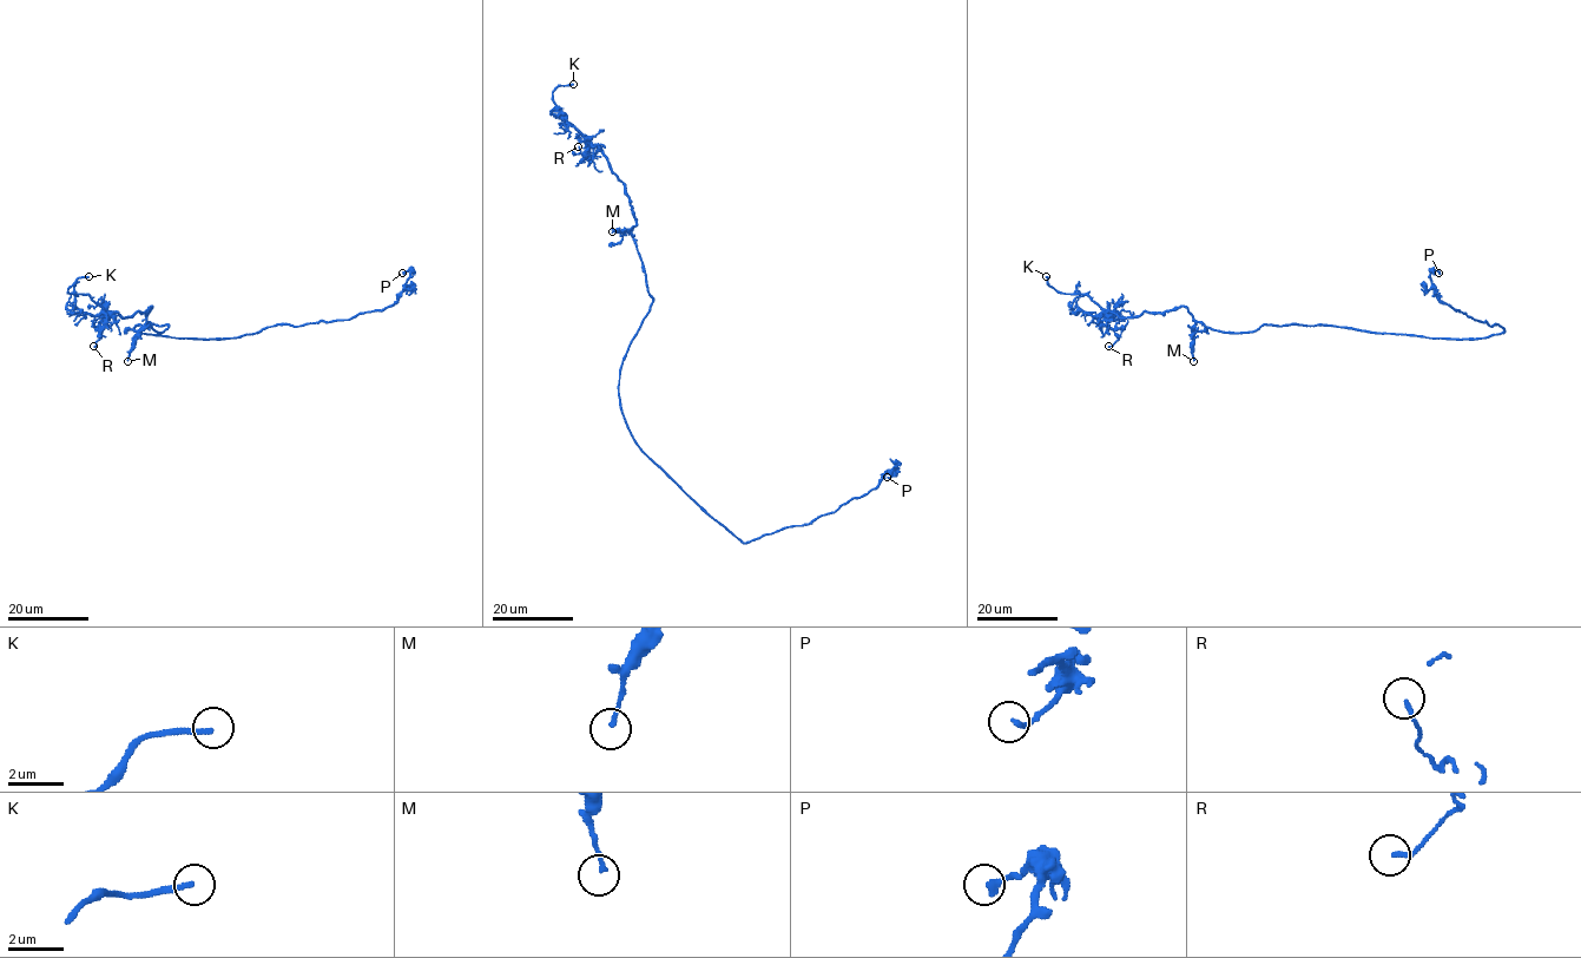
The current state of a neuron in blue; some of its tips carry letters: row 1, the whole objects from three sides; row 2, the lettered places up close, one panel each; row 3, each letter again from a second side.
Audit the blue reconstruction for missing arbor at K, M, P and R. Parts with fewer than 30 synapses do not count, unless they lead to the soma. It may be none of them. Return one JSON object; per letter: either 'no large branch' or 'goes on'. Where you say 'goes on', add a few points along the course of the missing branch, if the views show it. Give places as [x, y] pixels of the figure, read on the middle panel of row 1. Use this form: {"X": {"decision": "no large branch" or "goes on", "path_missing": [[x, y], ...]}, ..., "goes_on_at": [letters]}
{"K": {"decision": "goes on", "path_missing": [[573, 84], [592, 81], [613, 72], [619, 52], [625, 58], [625, 52]]}, "M": {"decision": "no large branch"}, "P": {"decision": "no large branch"}, "R": {"decision": "no large branch"}, "goes_on_at": ["K"]}

